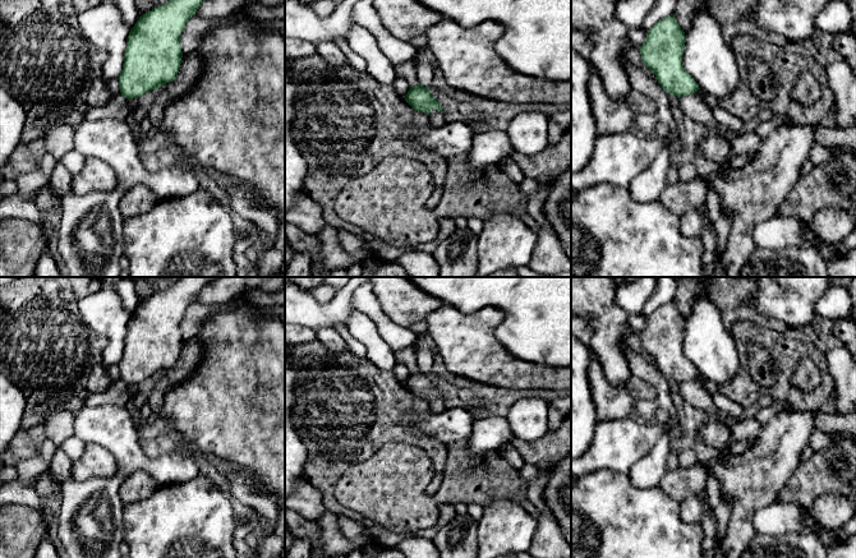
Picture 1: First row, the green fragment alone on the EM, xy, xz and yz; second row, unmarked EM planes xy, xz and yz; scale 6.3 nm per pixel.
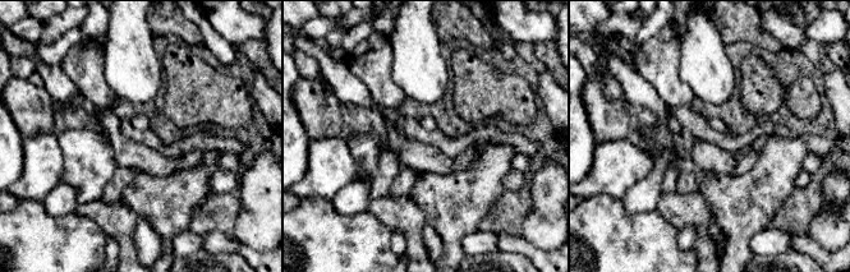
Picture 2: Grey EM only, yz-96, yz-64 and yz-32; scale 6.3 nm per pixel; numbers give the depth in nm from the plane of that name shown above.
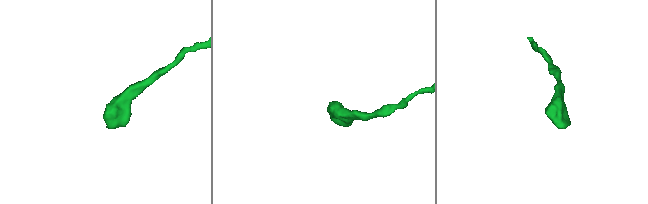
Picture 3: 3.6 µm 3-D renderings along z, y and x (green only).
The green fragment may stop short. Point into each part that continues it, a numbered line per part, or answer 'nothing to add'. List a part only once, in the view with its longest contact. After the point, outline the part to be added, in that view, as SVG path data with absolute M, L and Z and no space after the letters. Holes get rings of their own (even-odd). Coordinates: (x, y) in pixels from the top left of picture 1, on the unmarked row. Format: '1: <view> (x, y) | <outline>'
nothing to add

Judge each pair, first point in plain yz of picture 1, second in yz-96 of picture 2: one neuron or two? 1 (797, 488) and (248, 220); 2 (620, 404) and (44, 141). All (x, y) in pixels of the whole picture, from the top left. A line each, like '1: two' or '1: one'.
1: two
2: two

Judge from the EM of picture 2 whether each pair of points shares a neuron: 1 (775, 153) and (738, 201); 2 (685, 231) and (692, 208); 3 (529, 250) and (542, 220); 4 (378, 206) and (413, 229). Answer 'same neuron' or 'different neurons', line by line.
1: same neuron
2: different neurons
3: different neurons
4: same neuron

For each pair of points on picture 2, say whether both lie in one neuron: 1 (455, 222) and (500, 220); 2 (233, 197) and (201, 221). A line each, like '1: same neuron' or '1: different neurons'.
1: different neurons
2: same neuron

